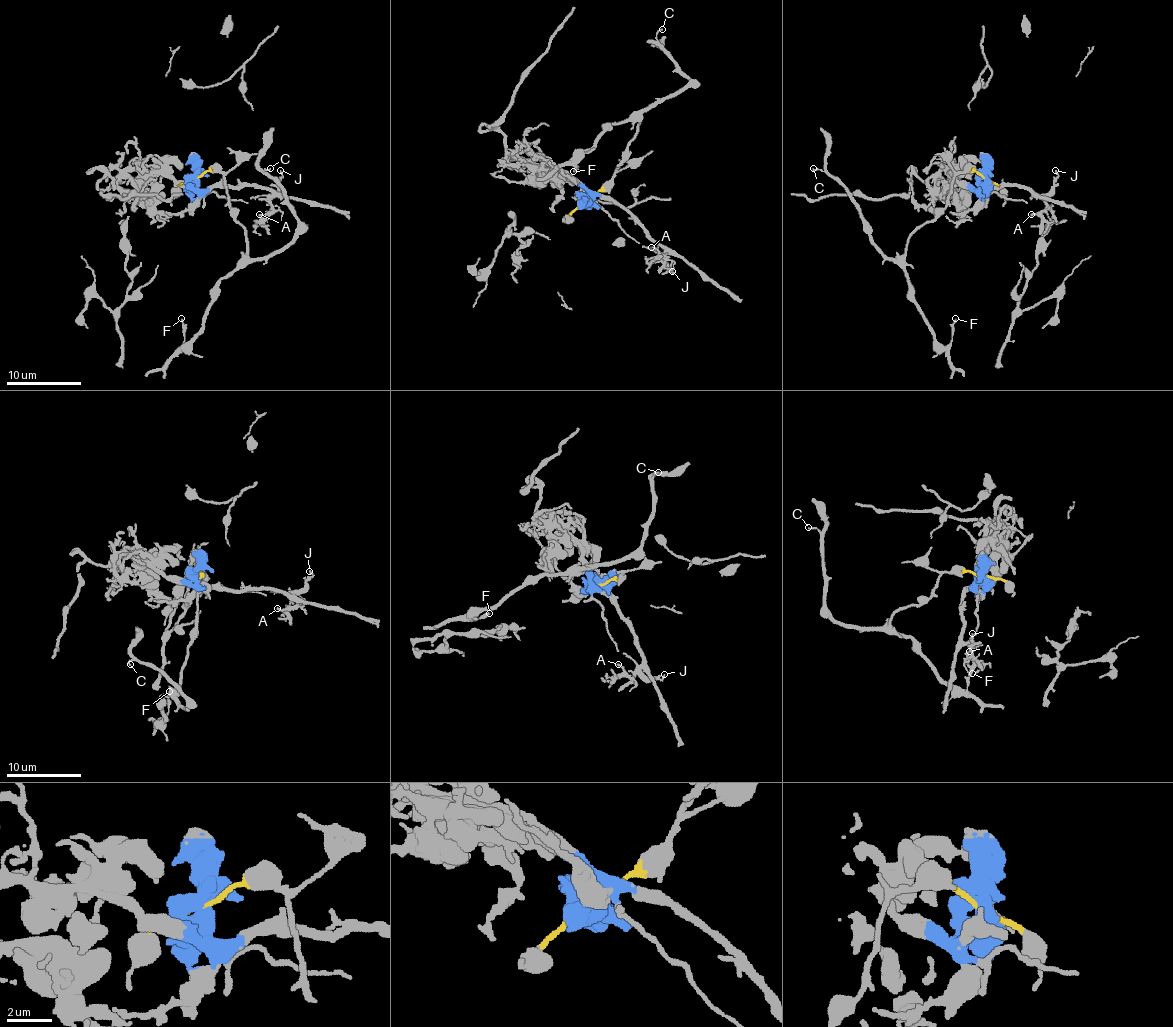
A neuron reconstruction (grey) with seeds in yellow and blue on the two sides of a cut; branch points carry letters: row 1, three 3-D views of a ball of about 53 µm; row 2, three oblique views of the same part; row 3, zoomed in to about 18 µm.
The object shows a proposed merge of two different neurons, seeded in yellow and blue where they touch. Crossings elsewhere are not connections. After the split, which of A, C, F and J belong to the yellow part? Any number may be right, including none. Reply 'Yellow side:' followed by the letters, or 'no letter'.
Yellow side: C, F

